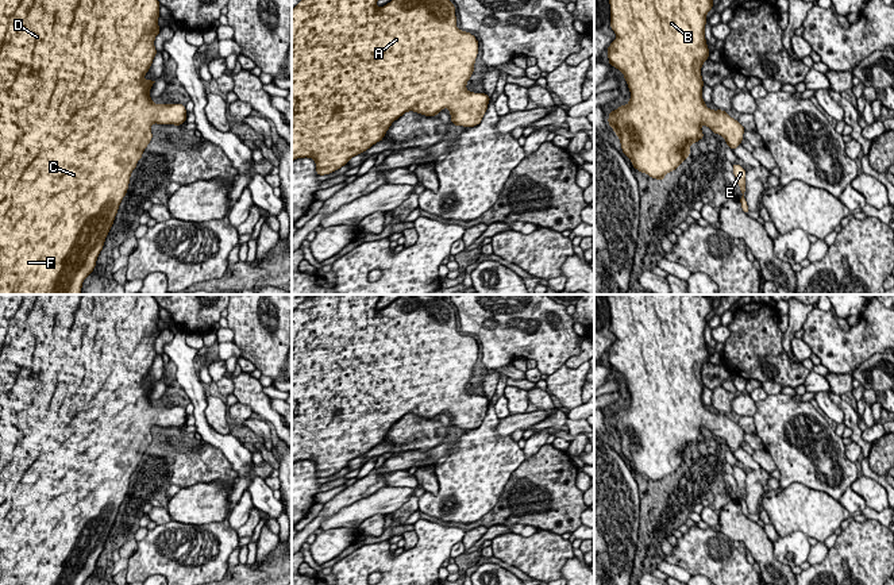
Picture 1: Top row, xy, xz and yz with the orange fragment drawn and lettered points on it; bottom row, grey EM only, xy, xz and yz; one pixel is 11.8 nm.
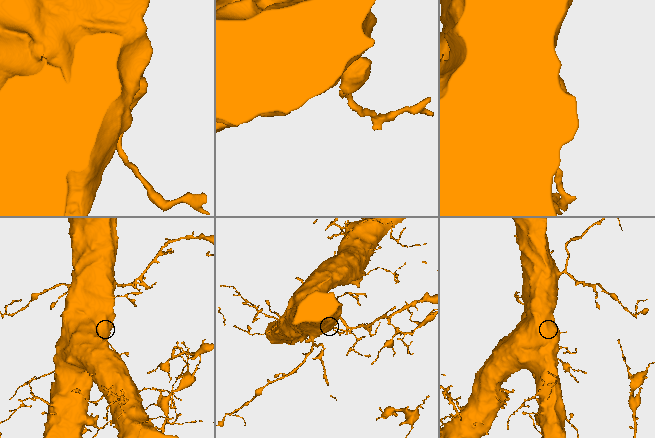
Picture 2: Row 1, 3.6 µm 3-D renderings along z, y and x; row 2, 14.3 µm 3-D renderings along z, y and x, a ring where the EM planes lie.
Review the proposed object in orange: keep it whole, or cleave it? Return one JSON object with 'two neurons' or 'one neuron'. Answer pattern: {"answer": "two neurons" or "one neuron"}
{"answer": "one neuron"}

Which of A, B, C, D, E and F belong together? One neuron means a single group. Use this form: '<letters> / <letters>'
A B C D E F

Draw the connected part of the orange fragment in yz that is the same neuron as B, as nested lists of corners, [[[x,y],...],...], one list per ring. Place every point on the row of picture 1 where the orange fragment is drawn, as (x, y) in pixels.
[[[609,0],[610,28],[617,38],[606,49],[608,58],[610,66],[623,72],[631,99],[627,105],[609,112],[608,123],[633,168],[659,181],[690,155],[691,143],[705,136],[702,124],[721,135],[731,150],[743,141],[744,127],[728,112],[708,108],[702,100],[701,68],[710,54],[705,24],[712,1]]]

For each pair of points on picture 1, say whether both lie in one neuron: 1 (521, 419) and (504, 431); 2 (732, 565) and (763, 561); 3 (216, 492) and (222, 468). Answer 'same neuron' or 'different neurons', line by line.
1: same neuron
2: different neurons
3: different neurons

